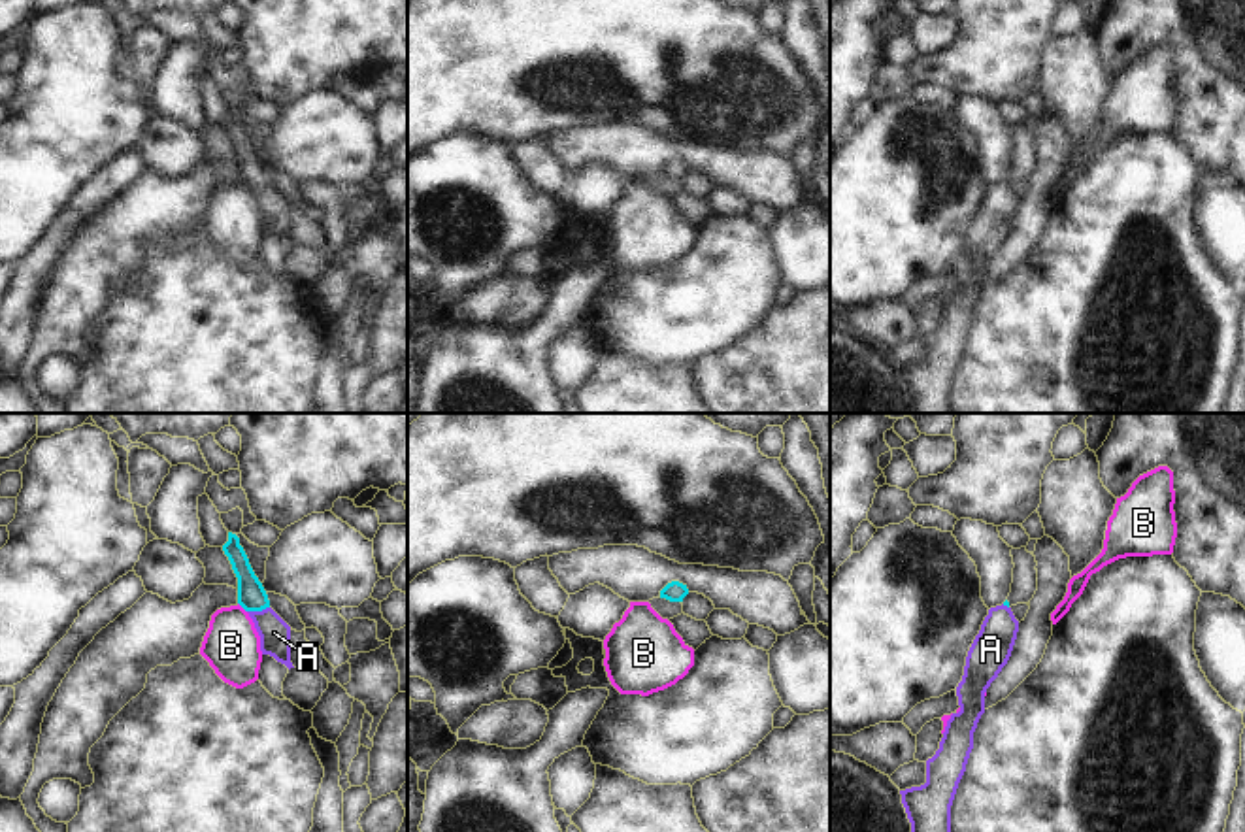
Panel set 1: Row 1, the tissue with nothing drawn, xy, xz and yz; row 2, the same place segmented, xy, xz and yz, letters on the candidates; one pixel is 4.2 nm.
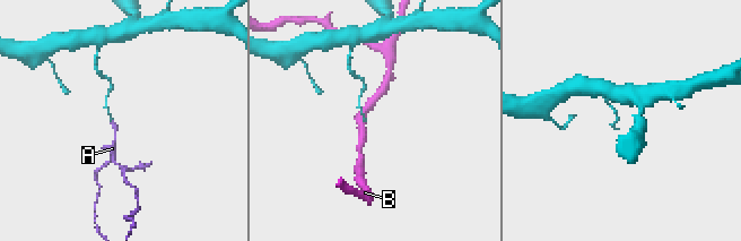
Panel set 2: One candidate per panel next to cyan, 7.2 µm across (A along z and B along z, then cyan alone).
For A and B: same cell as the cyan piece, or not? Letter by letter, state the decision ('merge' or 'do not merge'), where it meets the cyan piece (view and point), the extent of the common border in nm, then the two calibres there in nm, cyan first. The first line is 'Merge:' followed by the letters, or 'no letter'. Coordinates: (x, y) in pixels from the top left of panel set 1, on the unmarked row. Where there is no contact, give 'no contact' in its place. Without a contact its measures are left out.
Merge: A
A: merge; contact xy (257, 187); length 100 nm; calibres 120 and 130 nm
B: do not merge; contact xy (242, 183); length 60 nm; calibres 120 and 240 nm

